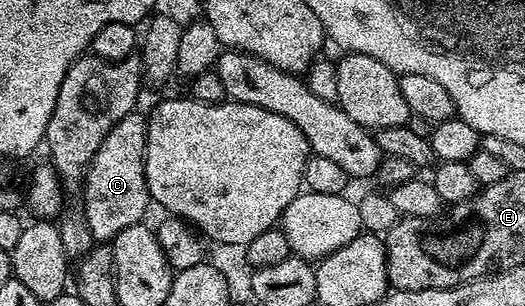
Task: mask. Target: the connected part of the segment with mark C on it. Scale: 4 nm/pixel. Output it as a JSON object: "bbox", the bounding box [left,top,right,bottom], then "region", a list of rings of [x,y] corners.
{"bbox":[82,110,152,242],"region":[[[135,110],[128,113],[116,126],[108,132],[108,138],[100,142],[100,150],[92,158],[90,167],[86,169],[82,188],[82,208],[88,230],[92,230],[95,241],[110,242],[120,230],[128,230],[128,226],[139,223],[146,212],[146,207],[151,207],[152,201],[150,191],[146,185],[146,121],[145,115],[141,116],[141,111]]]}

